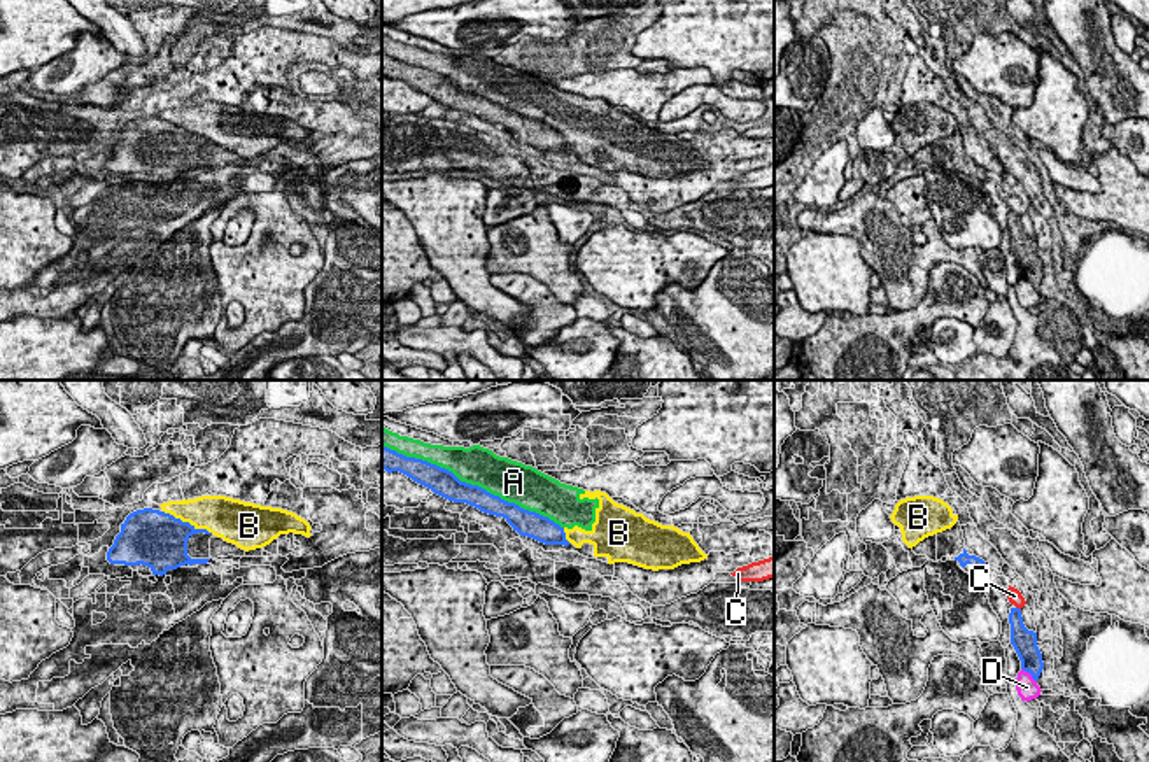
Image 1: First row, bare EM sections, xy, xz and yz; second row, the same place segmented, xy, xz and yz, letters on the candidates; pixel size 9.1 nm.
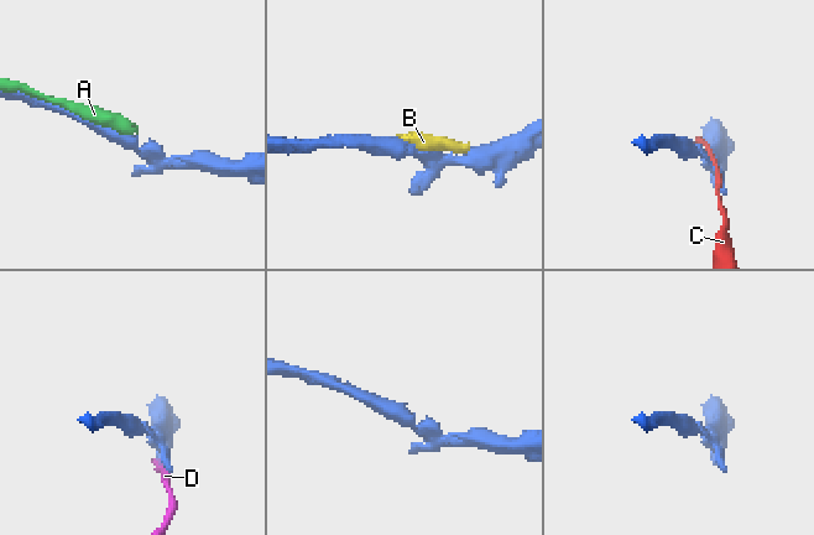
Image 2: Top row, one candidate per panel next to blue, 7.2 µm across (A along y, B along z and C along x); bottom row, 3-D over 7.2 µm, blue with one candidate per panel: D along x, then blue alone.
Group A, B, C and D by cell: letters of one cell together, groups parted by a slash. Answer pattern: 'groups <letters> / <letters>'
groups A B / C / D

